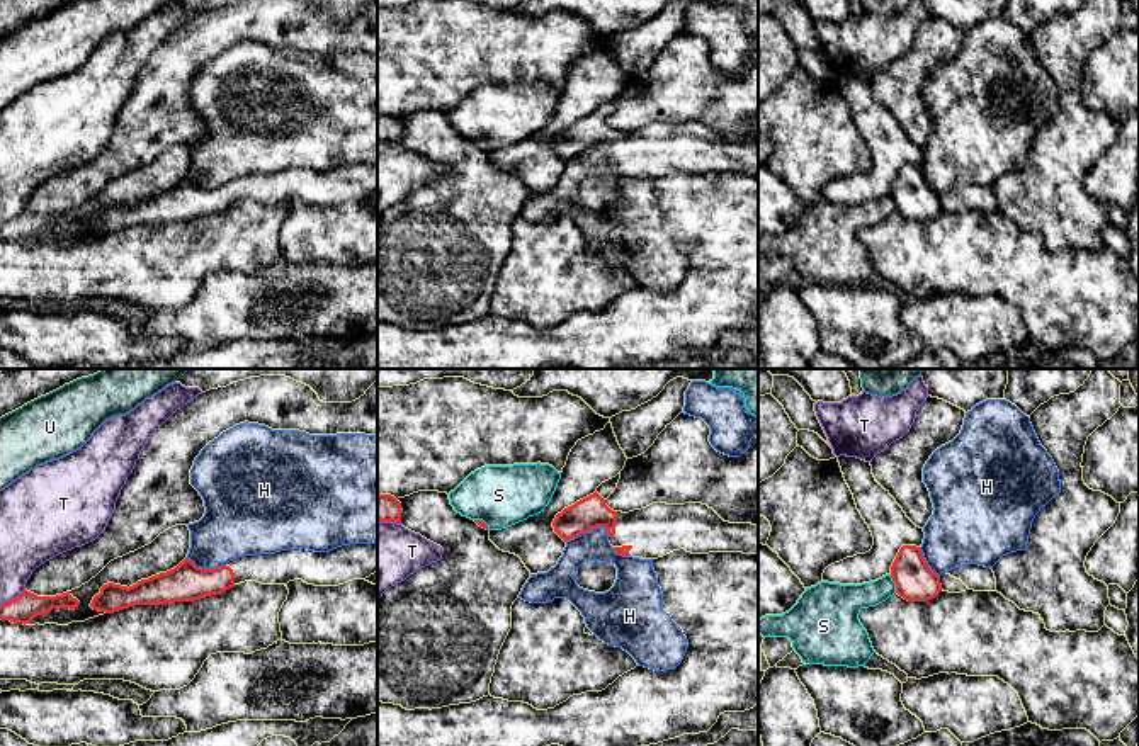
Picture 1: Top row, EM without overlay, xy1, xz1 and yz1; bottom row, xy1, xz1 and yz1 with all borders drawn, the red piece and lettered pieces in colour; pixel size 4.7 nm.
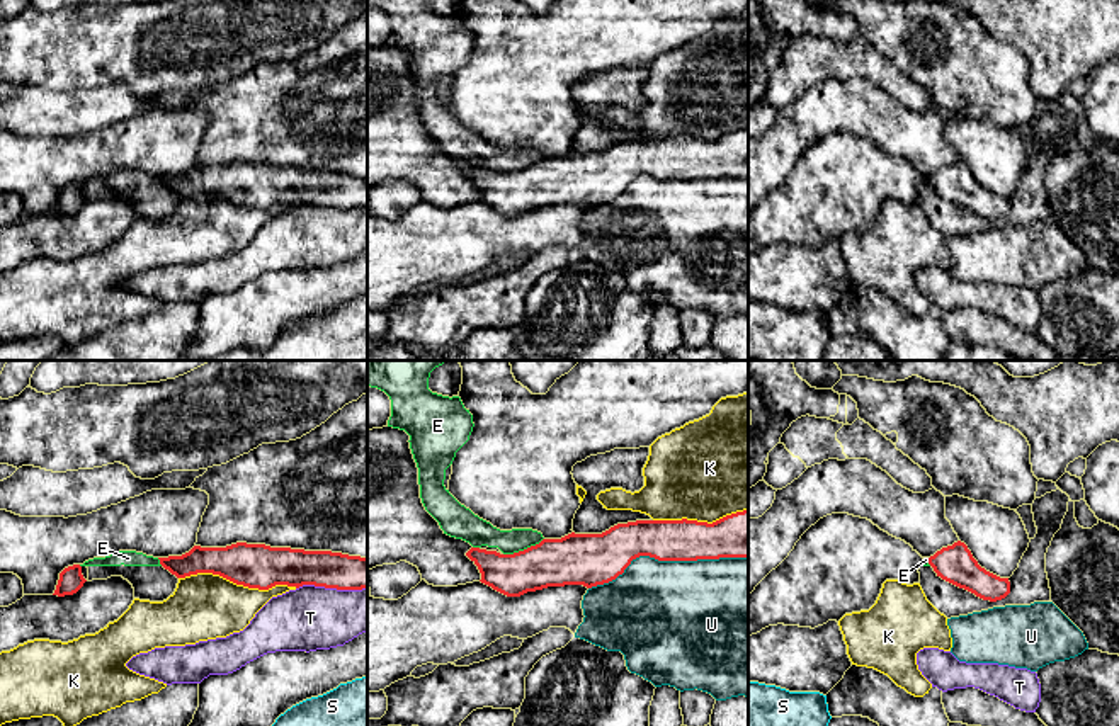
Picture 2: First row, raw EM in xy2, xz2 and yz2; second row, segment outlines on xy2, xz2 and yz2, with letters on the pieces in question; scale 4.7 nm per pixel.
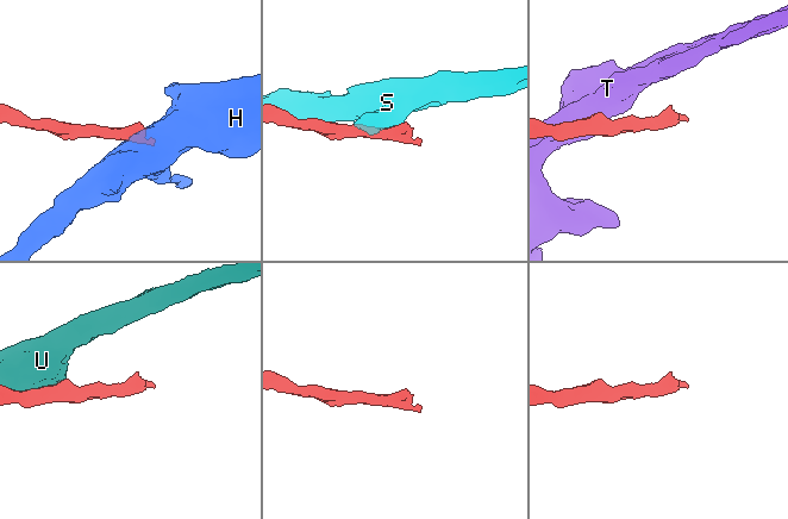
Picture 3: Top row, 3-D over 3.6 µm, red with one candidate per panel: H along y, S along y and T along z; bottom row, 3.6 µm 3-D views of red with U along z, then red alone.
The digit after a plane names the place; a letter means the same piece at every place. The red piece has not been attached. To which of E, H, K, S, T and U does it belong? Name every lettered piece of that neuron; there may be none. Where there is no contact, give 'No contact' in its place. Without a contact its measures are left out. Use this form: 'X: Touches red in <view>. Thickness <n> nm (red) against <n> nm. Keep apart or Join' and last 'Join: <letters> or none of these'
E: Touches red in xz2. Thickness 240 nm (red) against 130 nm. Keep apart
H: Touches red in xz1. Thickness 150 nm (red) against 140 nm. Keep apart
K: Touches red in xy2. Thickness 220 nm (red) against 320 nm. Keep apart
S: Touches red in yz1. Thickness 190 nm (red) against 160 nm. Keep apart
T: Touches red in xy2. Thickness 180 nm (red) against 300 nm. Keep apart
U: Touches red in xz2. Thickness 190 nm (red) against 500 nm. Keep apart
Join: none of these

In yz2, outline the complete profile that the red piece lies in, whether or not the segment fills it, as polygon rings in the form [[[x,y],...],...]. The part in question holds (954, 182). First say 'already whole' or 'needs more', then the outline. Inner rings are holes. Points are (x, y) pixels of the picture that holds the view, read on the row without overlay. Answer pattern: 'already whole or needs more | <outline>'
already whole | [[[961,160],[937,170],[929,177],[929,184],[942,199],[983,219],[997,221],[1010,213],[1008,197],[1000,197],[981,187]]]

